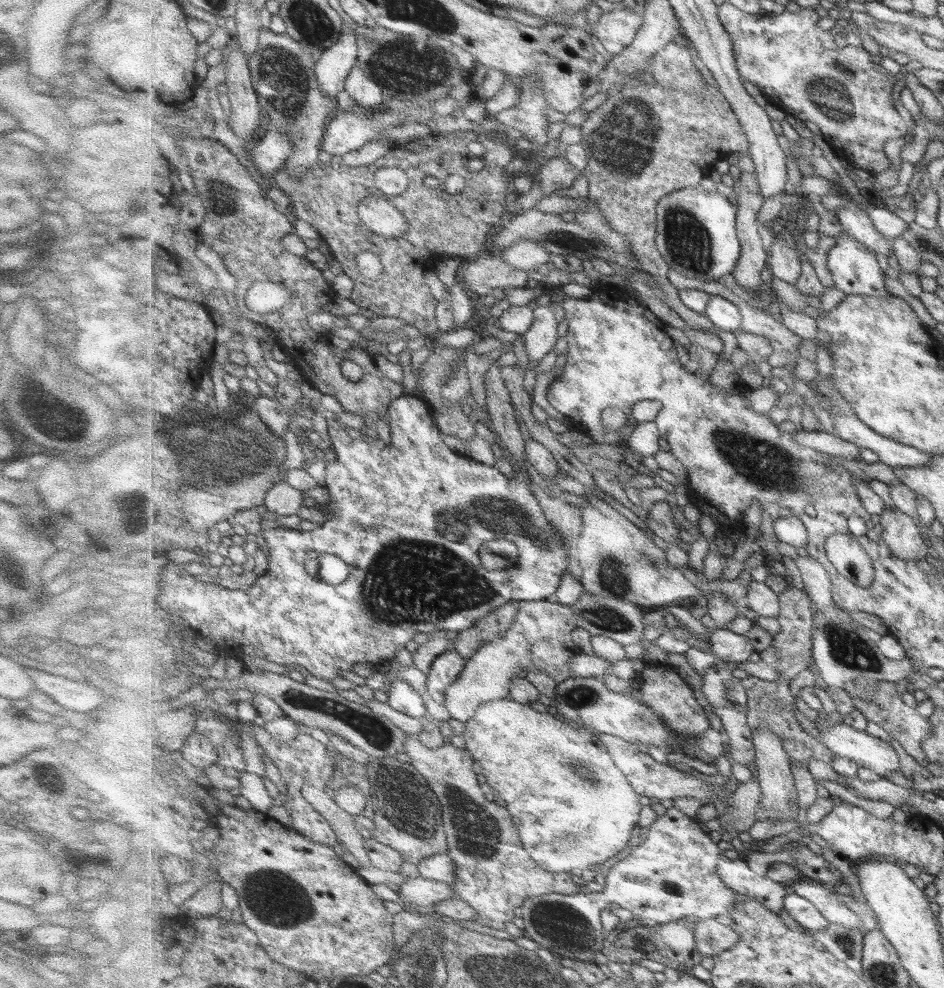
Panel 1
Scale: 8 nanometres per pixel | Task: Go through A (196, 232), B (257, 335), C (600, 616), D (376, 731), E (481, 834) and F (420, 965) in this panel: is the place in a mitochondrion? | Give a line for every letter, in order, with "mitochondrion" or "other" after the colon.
A: other
B: other
C: mitochondrion
D: mitochondrion
E: mitochondrion
F: mitochondrion

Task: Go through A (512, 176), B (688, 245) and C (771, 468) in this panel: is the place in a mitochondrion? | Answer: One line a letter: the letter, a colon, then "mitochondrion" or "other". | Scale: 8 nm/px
A: other
B: mitochondrion
C: mitochondrion

